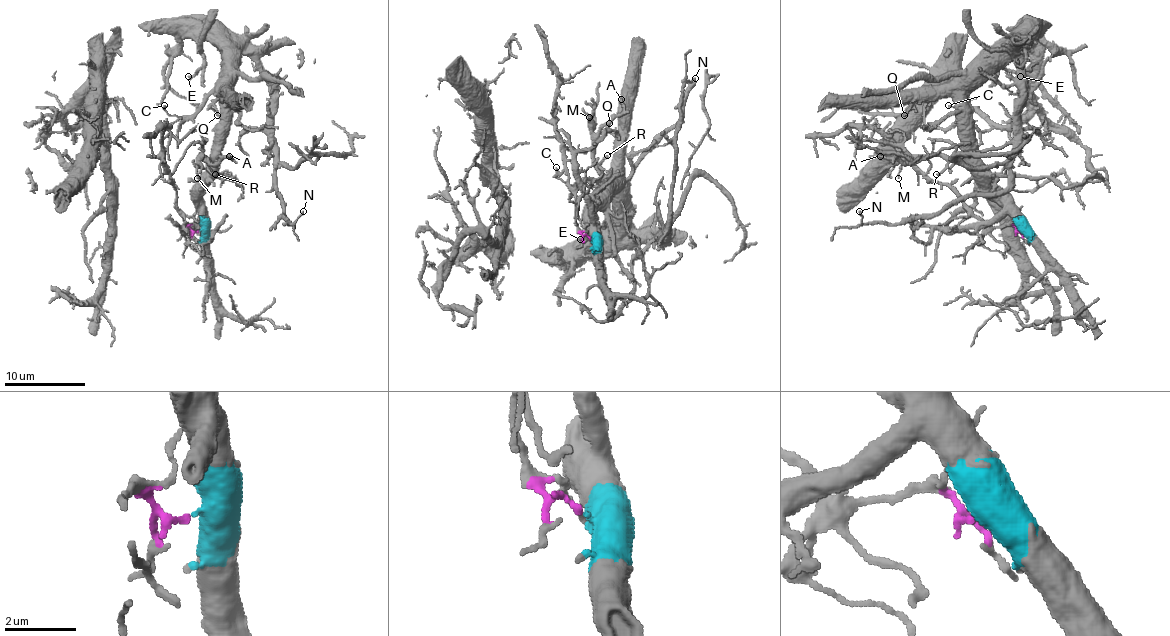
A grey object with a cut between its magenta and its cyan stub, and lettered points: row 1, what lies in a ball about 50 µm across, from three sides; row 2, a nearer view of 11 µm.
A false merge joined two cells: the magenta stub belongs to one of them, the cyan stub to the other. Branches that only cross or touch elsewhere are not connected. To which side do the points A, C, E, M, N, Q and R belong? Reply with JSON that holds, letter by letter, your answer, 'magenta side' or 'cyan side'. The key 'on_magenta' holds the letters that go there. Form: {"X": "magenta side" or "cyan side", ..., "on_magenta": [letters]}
{"A": "cyan side", "C": "cyan side", "E": "cyan side", "M": "cyan side", "N": "cyan side", "Q": "cyan side", "R": "cyan side", "on_magenta": []}

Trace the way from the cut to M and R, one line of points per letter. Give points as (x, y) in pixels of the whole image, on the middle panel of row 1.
M: (591, 239), (593, 209), (603, 199), (603, 183), (601, 169), (593, 159), (593, 129), (589, 117)
R: (591, 239), (593, 209), (603, 199), (603, 173), (599, 167), (608, 155)

